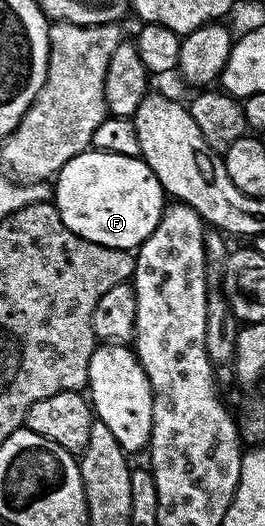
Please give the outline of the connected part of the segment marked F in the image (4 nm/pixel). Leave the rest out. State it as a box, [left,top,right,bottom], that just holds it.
[53,150,165,250]

